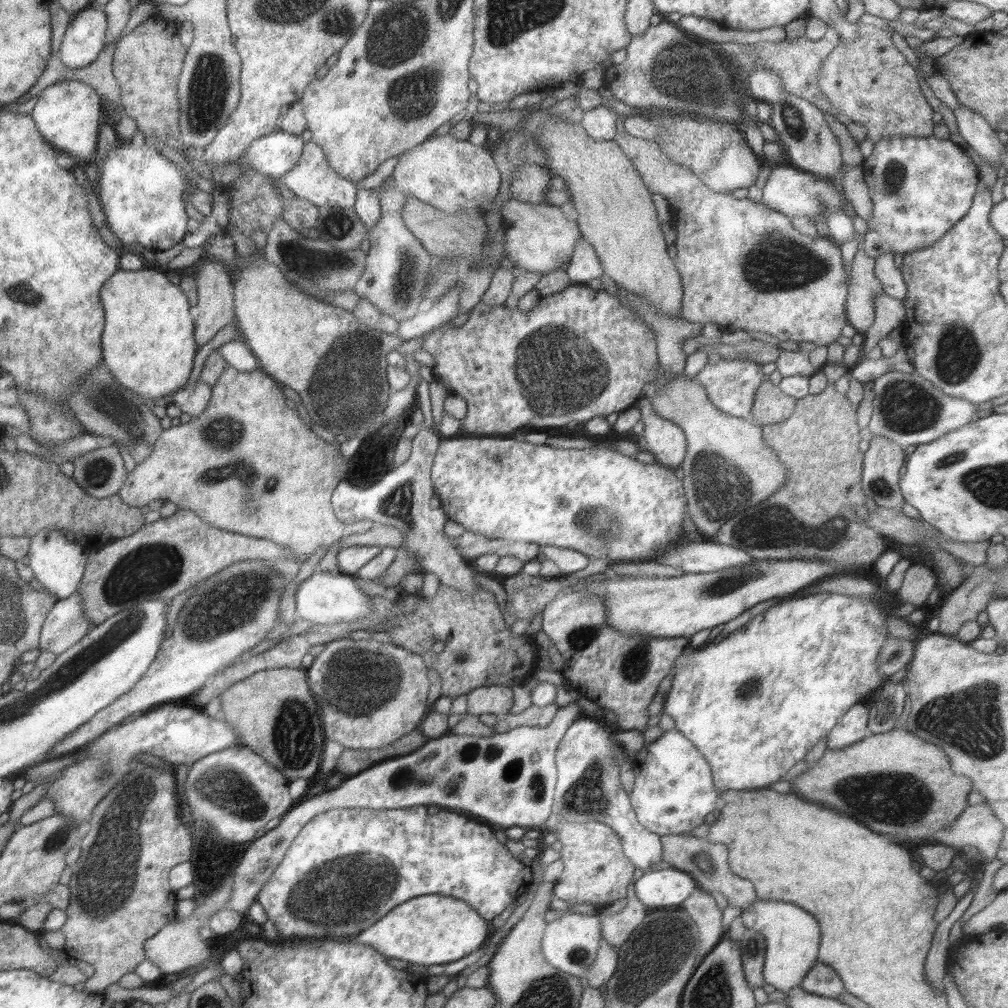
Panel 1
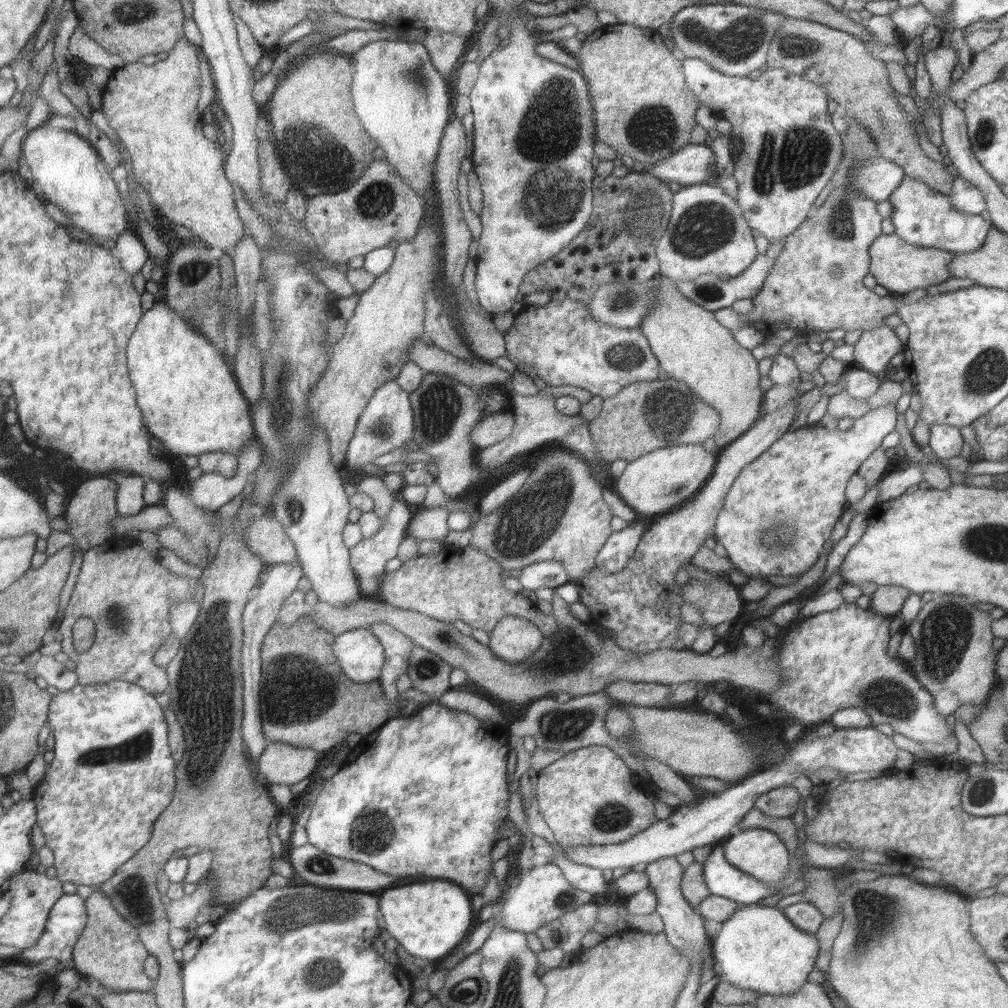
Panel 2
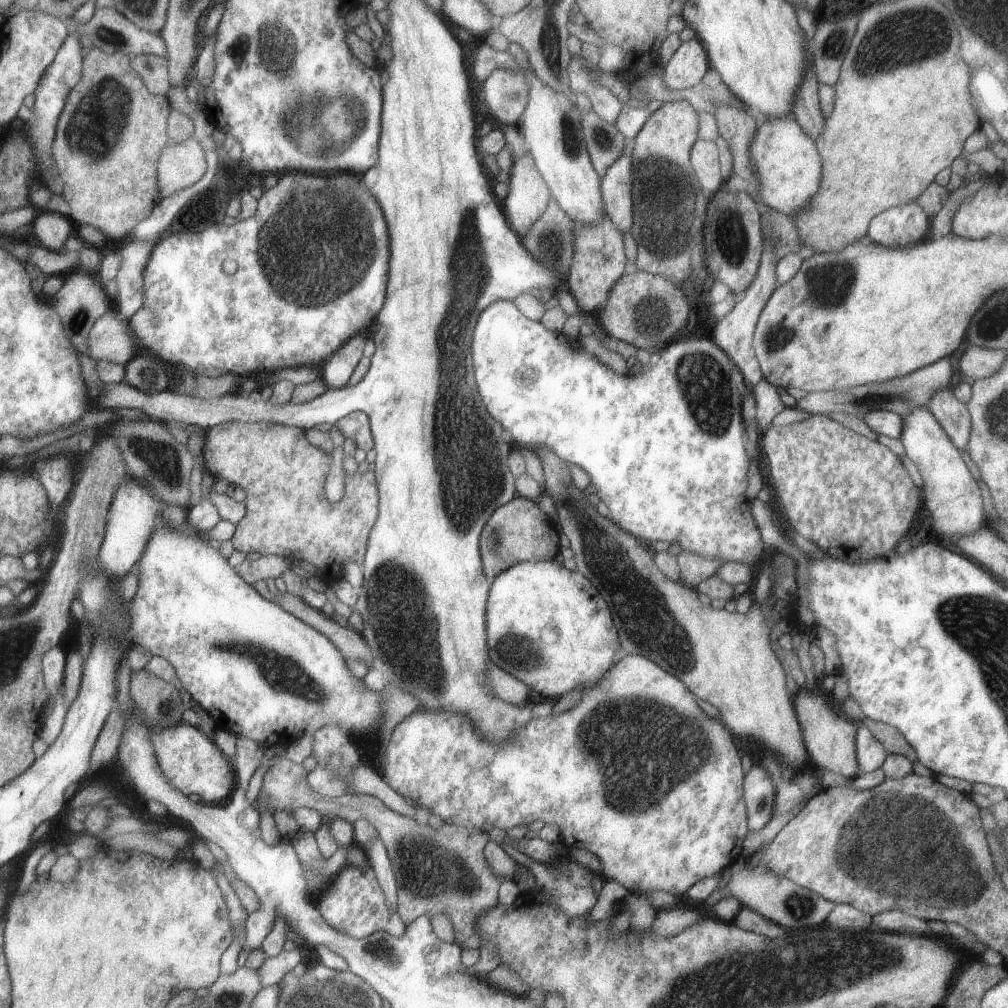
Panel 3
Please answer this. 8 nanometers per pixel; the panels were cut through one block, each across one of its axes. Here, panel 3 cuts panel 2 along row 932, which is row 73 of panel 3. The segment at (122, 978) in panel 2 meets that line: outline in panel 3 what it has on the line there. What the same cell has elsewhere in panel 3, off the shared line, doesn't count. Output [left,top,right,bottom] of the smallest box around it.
[54,49,171,241]

